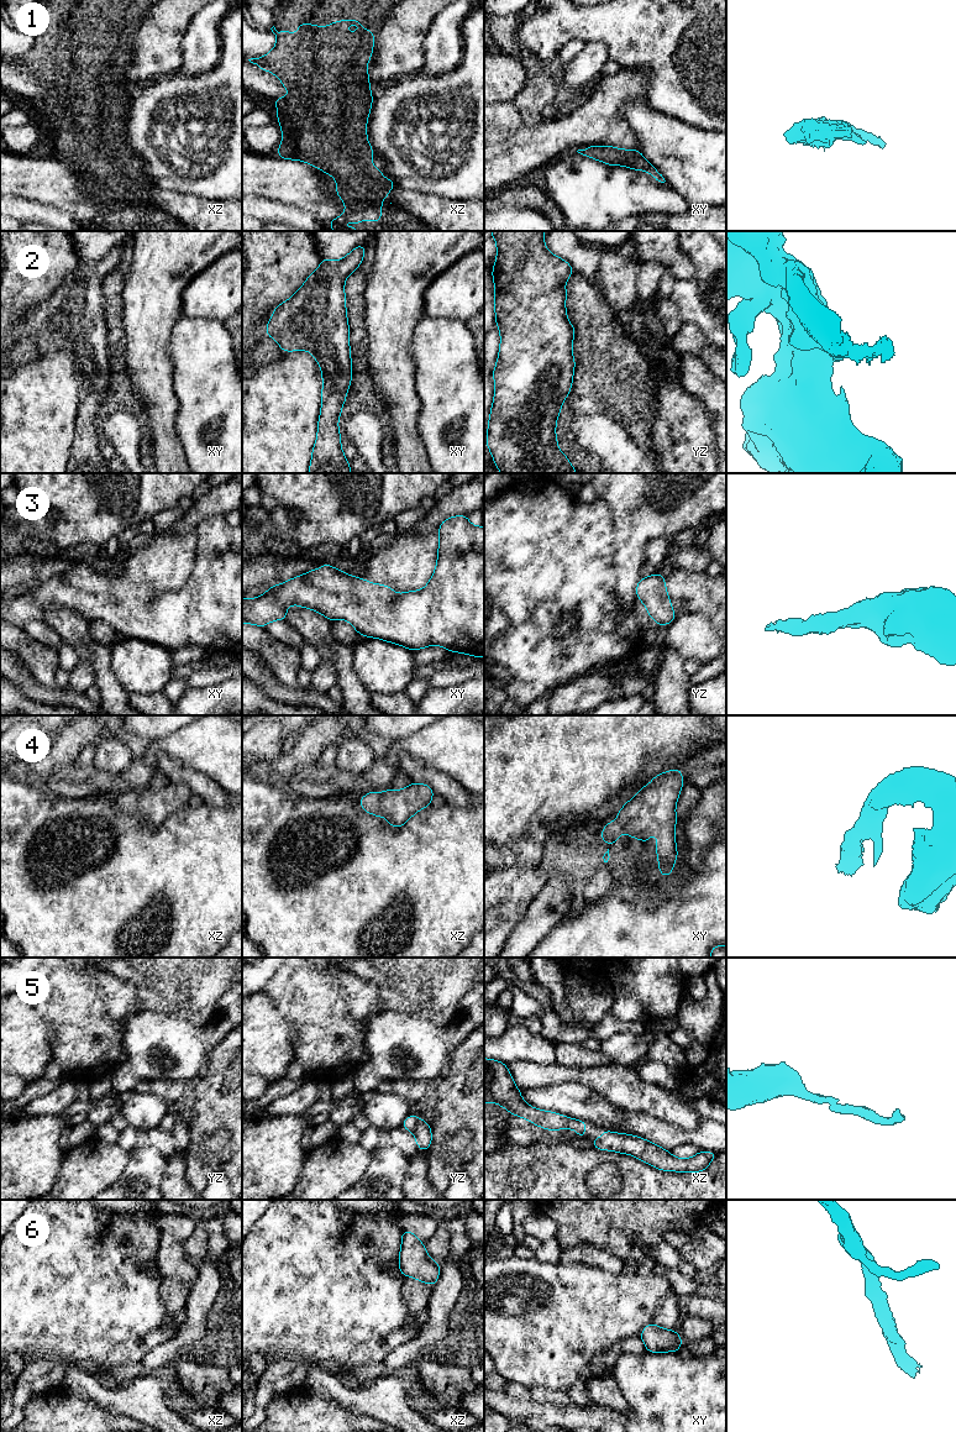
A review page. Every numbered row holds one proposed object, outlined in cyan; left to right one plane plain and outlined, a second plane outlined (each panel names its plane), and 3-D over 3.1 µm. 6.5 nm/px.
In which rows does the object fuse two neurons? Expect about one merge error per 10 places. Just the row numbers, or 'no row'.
no row

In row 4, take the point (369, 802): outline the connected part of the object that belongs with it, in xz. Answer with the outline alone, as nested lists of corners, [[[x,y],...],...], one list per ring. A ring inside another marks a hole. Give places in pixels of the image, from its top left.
[[[411,782],[408,787],[382,793],[372,791],[359,799],[359,806],[366,813],[374,814],[394,828],[403,827],[416,812],[431,806],[434,791],[429,785]]]

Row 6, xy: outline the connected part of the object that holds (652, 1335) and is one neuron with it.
[[[652,1322],[642,1329],[640,1337],[648,1353],[678,1353],[679,1347],[683,1344],[678,1332],[661,1328]]]

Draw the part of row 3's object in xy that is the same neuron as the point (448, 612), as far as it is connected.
[[[467,515],[447,518],[438,526],[438,552],[434,575],[420,591],[396,594],[389,586],[371,583],[361,577],[348,576],[327,563],[284,583],[274,584],[253,599],[242,598],[242,623],[264,628],[273,620],[285,620],[287,608],[296,604],[312,609],[329,620],[346,619],[357,634],[401,645],[410,651],[440,645],[448,651],[484,657],[484,526],[474,526]]]

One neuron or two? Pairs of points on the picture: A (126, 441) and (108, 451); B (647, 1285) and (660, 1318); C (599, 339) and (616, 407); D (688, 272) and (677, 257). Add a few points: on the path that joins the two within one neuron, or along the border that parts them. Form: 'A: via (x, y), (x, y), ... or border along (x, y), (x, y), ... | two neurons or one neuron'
A: border along (109, 444), (116, 452) | two neurons
B: border along (671, 1290), (658, 1304), (652, 1317) | two neurons
C: via (604, 356), (616, 379), (616, 389) | one neuron
D: via (684, 268), (677, 261) | one neuron

